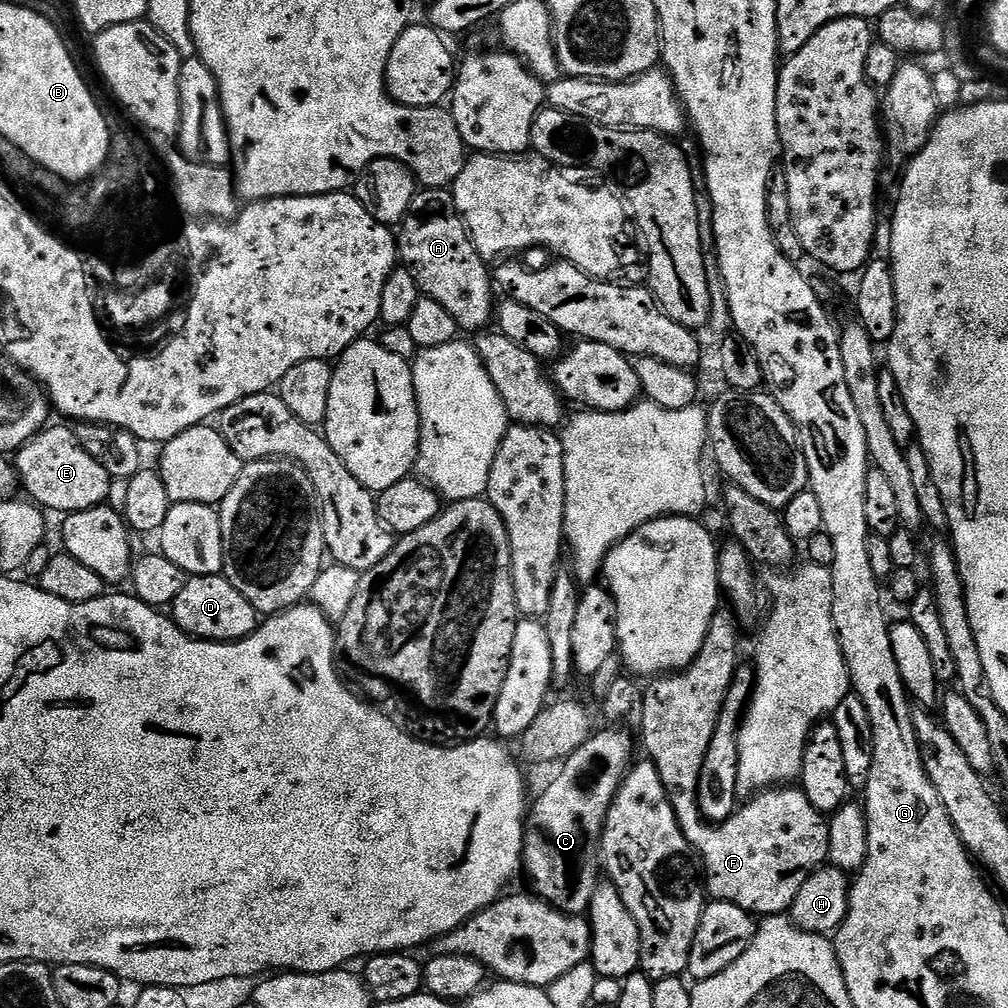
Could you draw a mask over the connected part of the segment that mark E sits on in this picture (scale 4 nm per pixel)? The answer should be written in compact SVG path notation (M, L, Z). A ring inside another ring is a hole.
M45 427L15 453L14 467L23 491L25 488L29 492L27 495L49 513L71 514L101 507L109 499L113 477L101 461L90 458L90 454L82 450L71 427L52 427Z

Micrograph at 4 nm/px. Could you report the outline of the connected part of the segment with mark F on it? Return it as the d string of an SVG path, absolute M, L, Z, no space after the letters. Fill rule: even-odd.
M717 611L706 634L706 642L694 663L686 665L678 672L653 679L649 683L652 685L644 688L642 722L638 726L638 732L644 739L644 748L648 751L647 759L658 770L662 786L666 786L670 806L678 818L678 826L702 861L702 868L706 873L707 895L712 900L725 900L763 918L787 913L794 898L798 898L798 890L806 886L806 878L810 878L819 868L829 863L830 830L825 813L814 810L814 806L810 806L810 798L806 798L806 794L796 786L773 786L755 793L745 808L744 805L737 807L735 816L721 824L709 824L700 812L698 780L702 774L706 750L710 750L710 738L714 734L718 714L724 705L724 695L741 659L739 630L741 631L738 621L731 611Z

